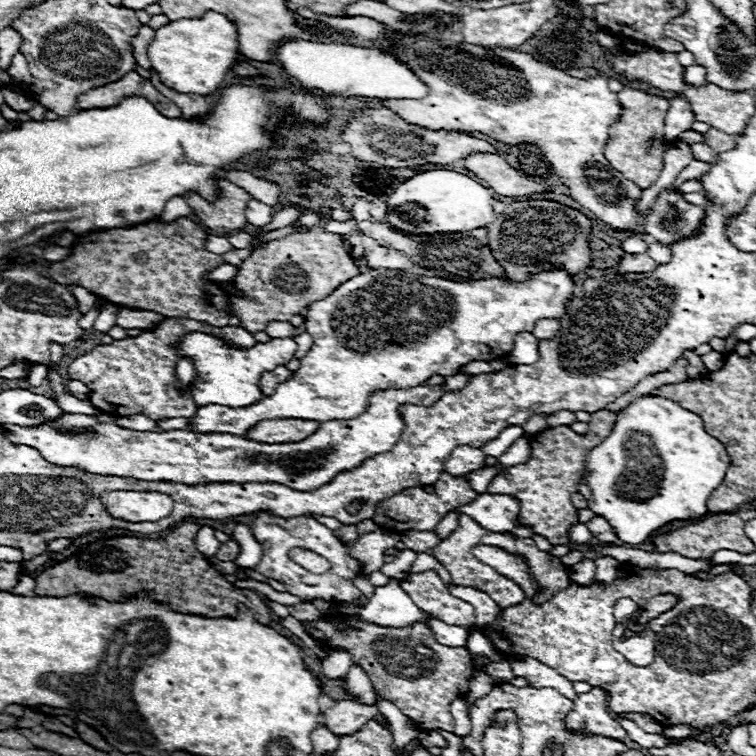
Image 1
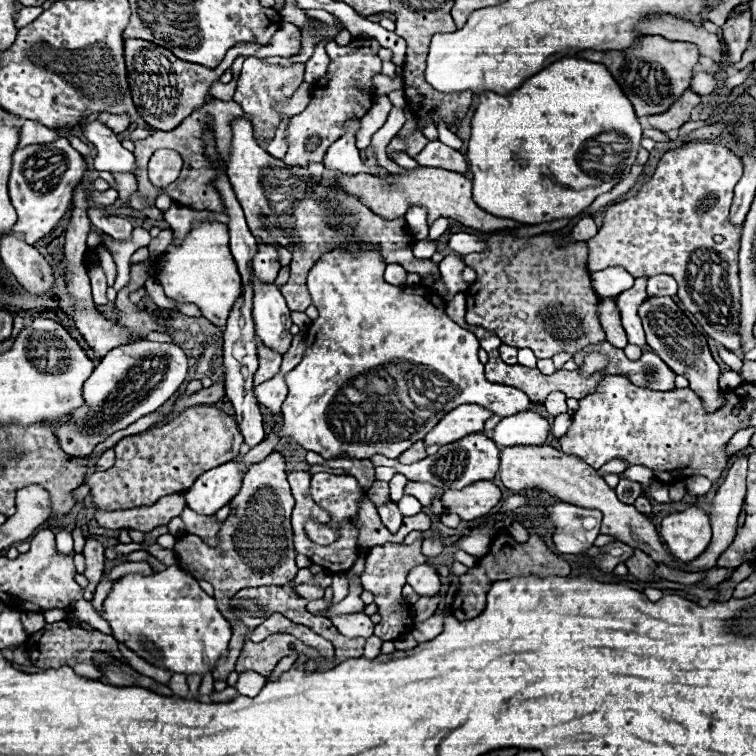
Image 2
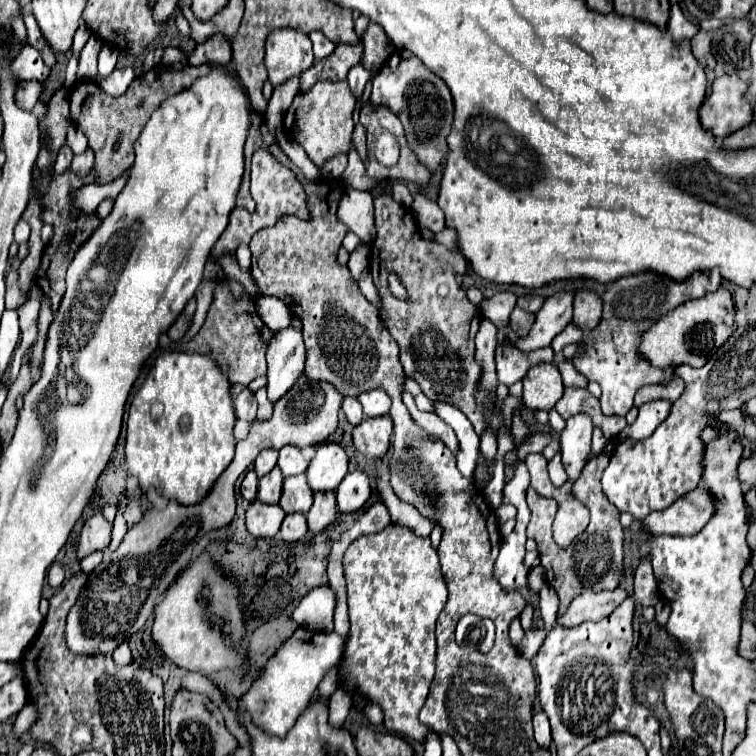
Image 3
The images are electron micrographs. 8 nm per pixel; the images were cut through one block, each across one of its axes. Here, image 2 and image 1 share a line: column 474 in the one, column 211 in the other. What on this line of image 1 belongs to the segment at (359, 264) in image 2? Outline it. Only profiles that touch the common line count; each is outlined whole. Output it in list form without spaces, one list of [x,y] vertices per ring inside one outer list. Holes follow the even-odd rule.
[[[204,332],[186,334],[180,340],[180,352],[194,360],[198,372],[192,386],[192,398],[196,406],[220,404],[220,406],[244,408],[258,402],[262,398],[262,392],[258,388],[258,376],[262,376],[262,372],[274,370],[280,364],[288,364],[294,358],[296,348],[298,344],[294,342],[294,338],[272,338],[270,342],[266,344],[258,342],[248,350],[228,348],[224,342]]]

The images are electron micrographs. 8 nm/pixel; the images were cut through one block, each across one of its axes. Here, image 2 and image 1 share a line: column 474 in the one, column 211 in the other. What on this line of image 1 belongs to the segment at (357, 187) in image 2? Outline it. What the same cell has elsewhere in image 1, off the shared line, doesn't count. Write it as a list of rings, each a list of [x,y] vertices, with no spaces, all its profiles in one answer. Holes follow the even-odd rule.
[[[220,180],[218,184],[222,186],[222,198],[218,202],[212,204],[212,202],[204,200],[202,196],[198,196],[196,192],[188,194],[186,202],[190,204],[194,214],[200,218],[200,222],[206,228],[216,230],[220,234],[230,234],[234,230],[242,230],[246,226],[244,212],[246,212],[248,200],[252,196],[228,180]]]

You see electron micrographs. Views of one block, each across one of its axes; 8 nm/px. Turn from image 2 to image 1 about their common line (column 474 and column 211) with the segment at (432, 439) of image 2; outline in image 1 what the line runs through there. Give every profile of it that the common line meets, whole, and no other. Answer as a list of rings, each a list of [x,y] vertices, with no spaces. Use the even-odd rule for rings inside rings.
[[[370,270],[342,282],[330,296],[308,306],[306,332],[314,344],[310,352],[300,360],[300,368],[290,380],[276,386],[272,396],[264,396],[252,406],[202,406],[192,418],[190,430],[204,434],[246,434],[260,420],[272,418],[300,418],[300,420],[346,420],[362,414],[368,406],[368,398],[376,390],[388,388],[412,388],[420,386],[434,374],[452,376],[460,366],[472,360],[498,360],[512,350],[514,336],[518,332],[532,332],[536,320],[558,318],[564,314],[564,302],[570,298],[574,282],[564,270],[548,270],[532,276],[528,282],[514,284],[510,280],[490,278],[472,282],[452,282],[442,278],[420,276],[400,270]]]

